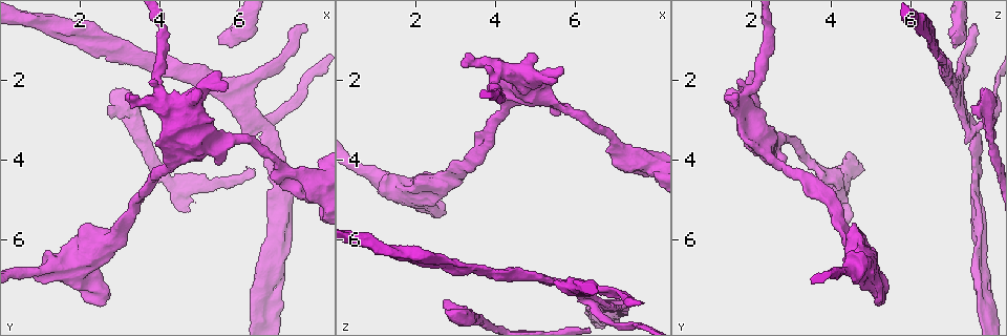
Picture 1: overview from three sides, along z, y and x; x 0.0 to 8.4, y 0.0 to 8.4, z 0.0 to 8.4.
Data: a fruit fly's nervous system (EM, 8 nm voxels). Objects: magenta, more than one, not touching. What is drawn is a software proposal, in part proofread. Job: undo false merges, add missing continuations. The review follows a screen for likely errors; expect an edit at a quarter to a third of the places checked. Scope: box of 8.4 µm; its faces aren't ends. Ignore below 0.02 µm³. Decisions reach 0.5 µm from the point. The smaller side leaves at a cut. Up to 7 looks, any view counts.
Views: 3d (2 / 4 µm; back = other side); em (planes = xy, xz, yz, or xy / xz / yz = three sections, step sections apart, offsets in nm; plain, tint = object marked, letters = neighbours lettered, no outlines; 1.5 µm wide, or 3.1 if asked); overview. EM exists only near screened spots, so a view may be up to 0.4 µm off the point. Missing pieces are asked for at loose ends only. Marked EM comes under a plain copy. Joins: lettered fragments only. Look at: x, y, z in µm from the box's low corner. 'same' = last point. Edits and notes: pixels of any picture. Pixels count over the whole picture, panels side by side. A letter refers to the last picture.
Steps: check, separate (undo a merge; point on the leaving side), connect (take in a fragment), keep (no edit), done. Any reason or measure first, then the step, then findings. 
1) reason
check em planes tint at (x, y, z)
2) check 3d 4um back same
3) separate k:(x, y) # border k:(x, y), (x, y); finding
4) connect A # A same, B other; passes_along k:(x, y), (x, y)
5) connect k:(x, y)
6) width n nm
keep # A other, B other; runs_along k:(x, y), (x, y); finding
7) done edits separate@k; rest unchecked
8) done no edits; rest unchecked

arms run side by side
check 3d 4um at (5.40, 2.20, 7.00)

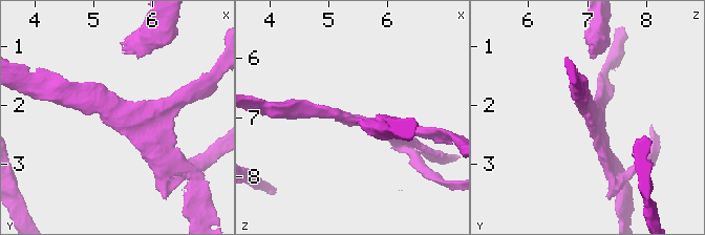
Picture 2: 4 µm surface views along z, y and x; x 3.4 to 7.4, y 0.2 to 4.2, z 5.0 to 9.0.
arms 4
check em xy step 8 tint at (5.40, 2.15, 7.05)

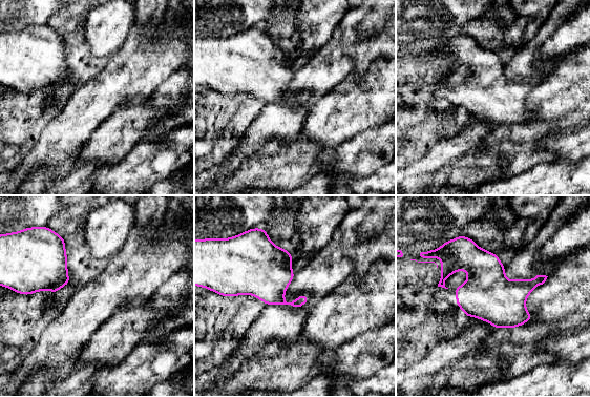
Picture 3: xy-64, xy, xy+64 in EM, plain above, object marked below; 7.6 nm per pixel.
check em planes letters same

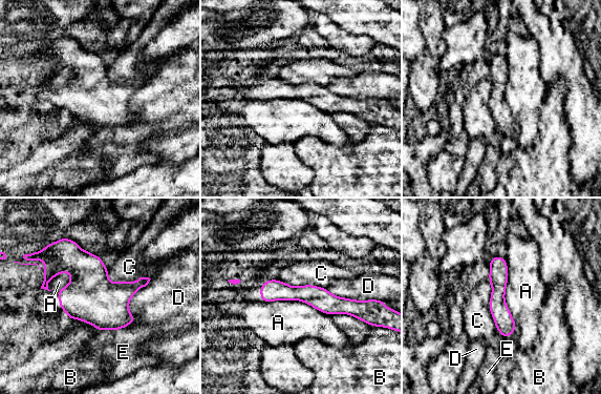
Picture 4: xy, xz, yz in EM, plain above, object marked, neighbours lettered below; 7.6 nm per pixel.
longest_contact A 550 nm
keep # A other, B other, C other, D other, E other; runs_along 4:(262, 288), (364, 304); all the same neuron

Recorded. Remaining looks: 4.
branch stops here
check 3d 2um at (7.75, 0.75, 7.65)

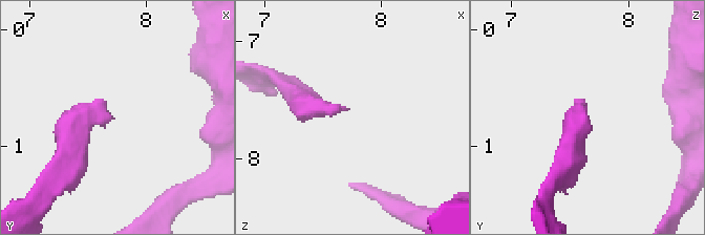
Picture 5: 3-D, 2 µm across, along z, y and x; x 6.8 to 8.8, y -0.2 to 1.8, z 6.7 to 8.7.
check em xz step 8 letters at (7.70, 0.76, 7.60)

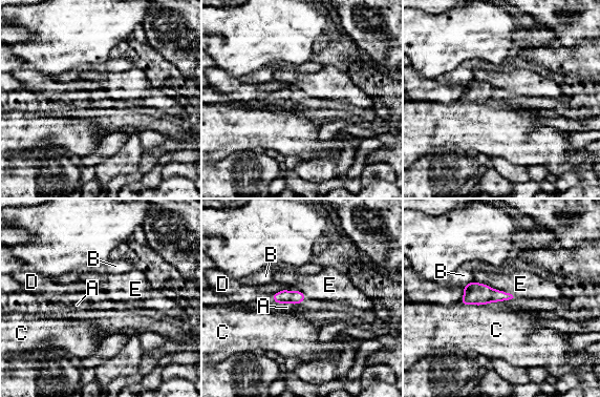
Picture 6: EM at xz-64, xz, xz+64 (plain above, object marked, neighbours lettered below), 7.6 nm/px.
longest_contact C 360 nm
connect A # A same, B other, C other, D other, E other; passes_along 6:(296, 297), (285, 301), (286, 307); it goes on there

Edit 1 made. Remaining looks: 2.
done edits connect@6; rest unchecked

